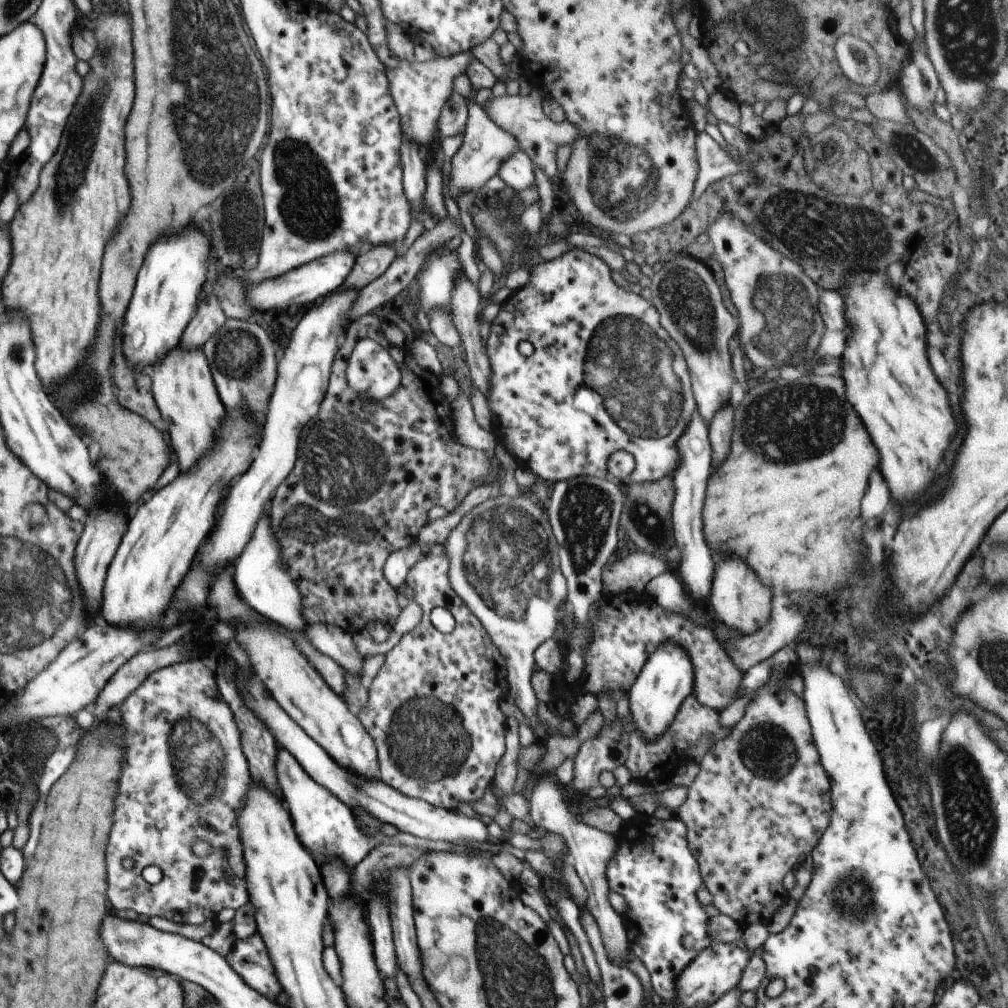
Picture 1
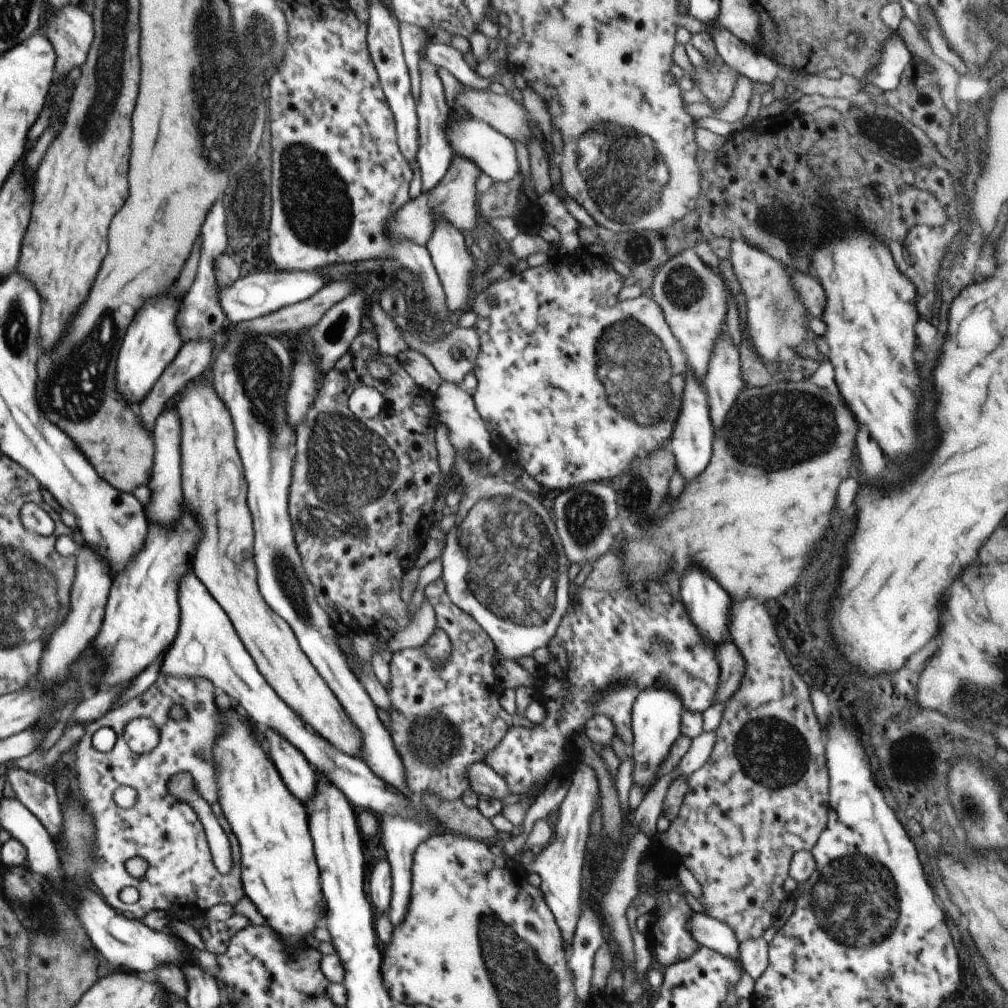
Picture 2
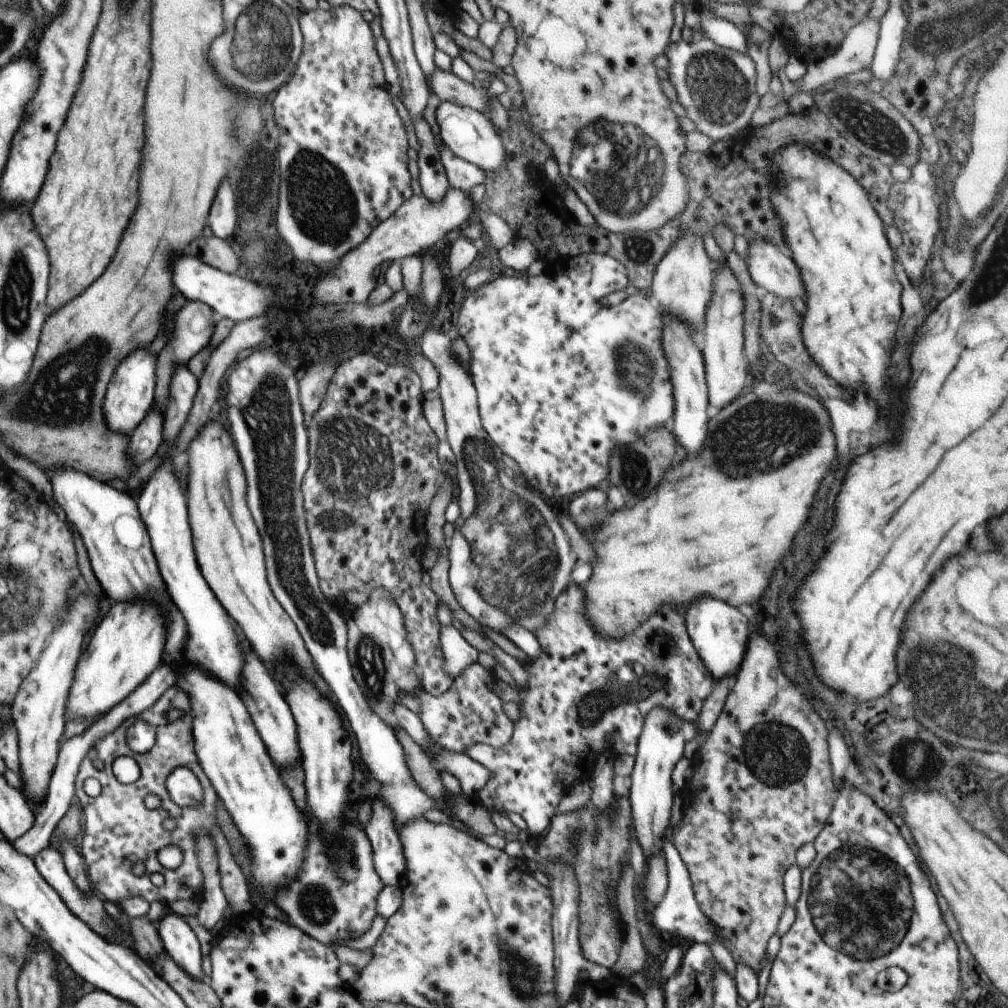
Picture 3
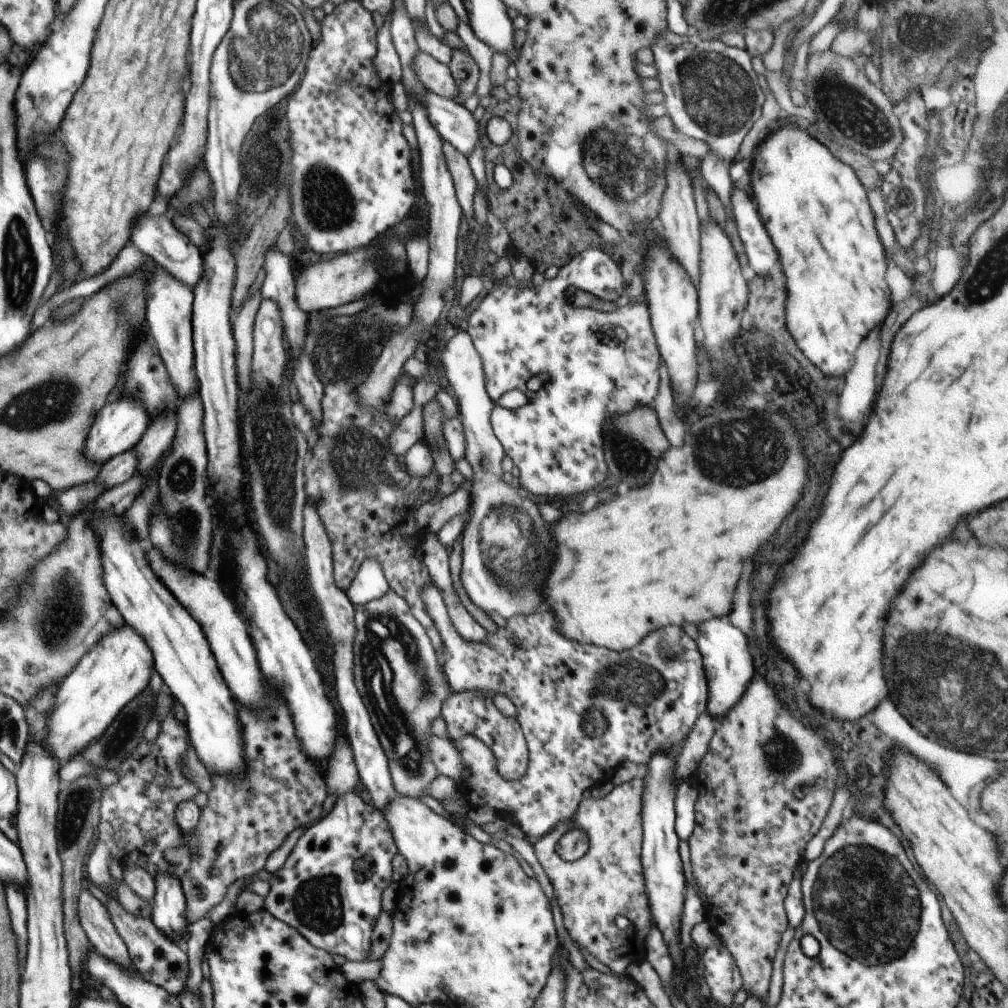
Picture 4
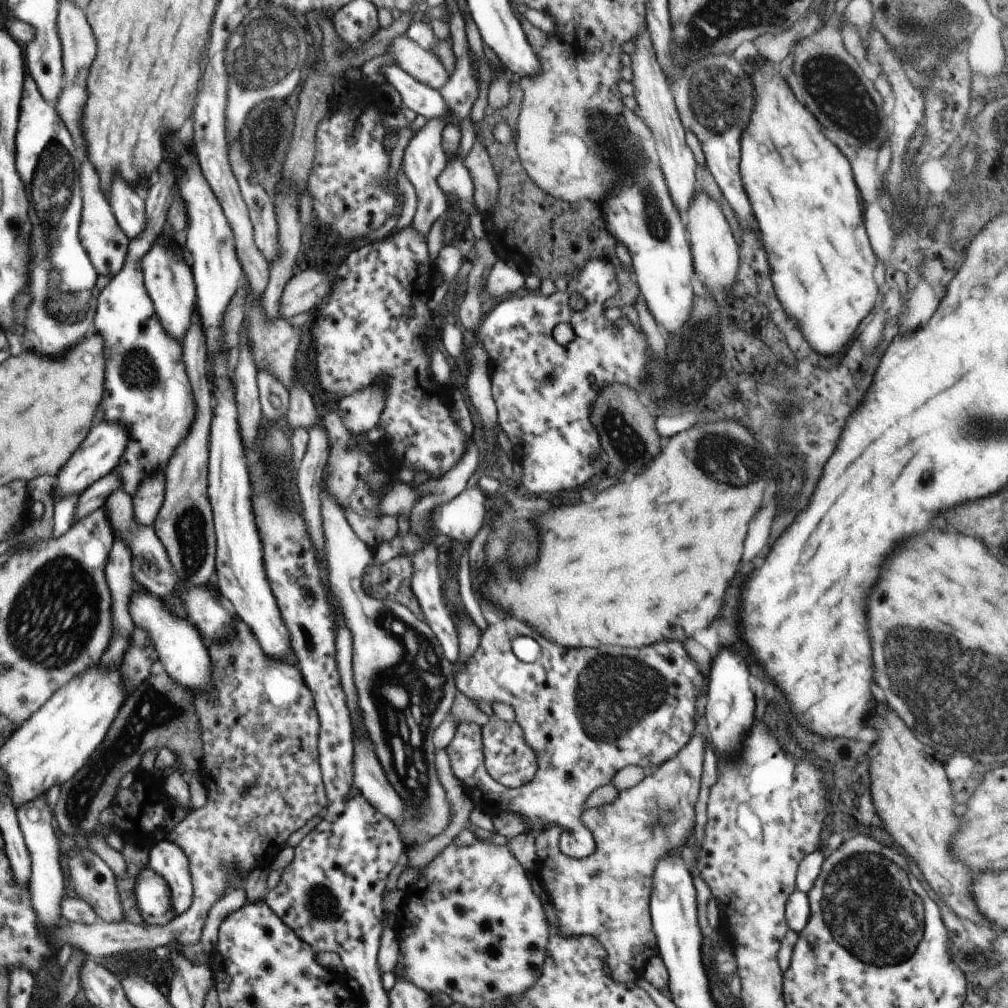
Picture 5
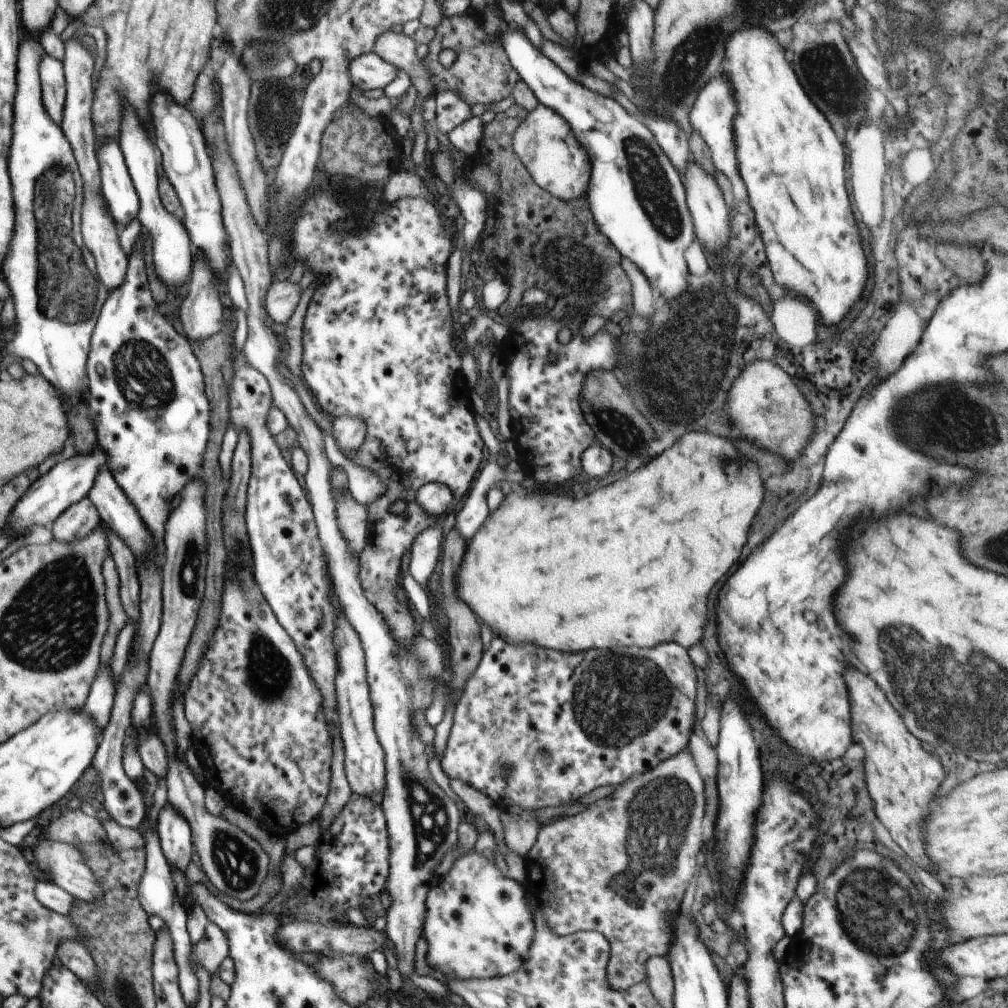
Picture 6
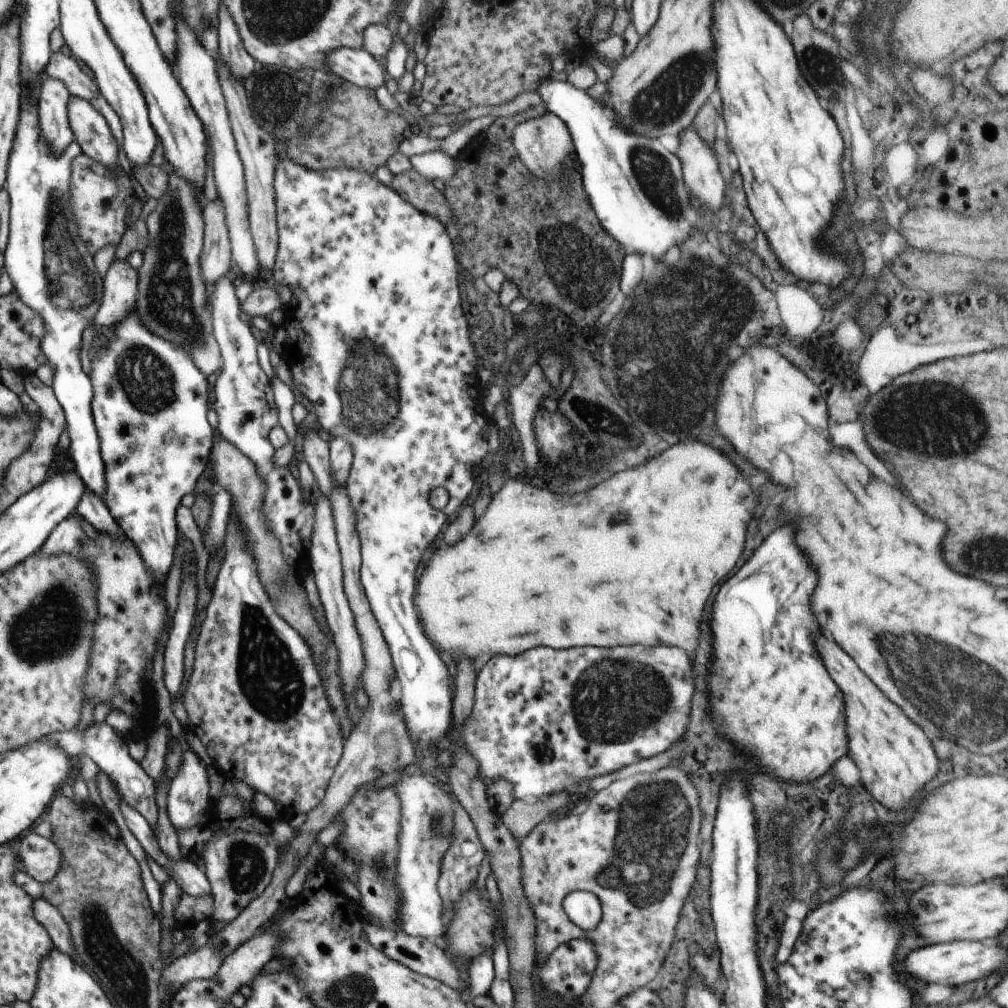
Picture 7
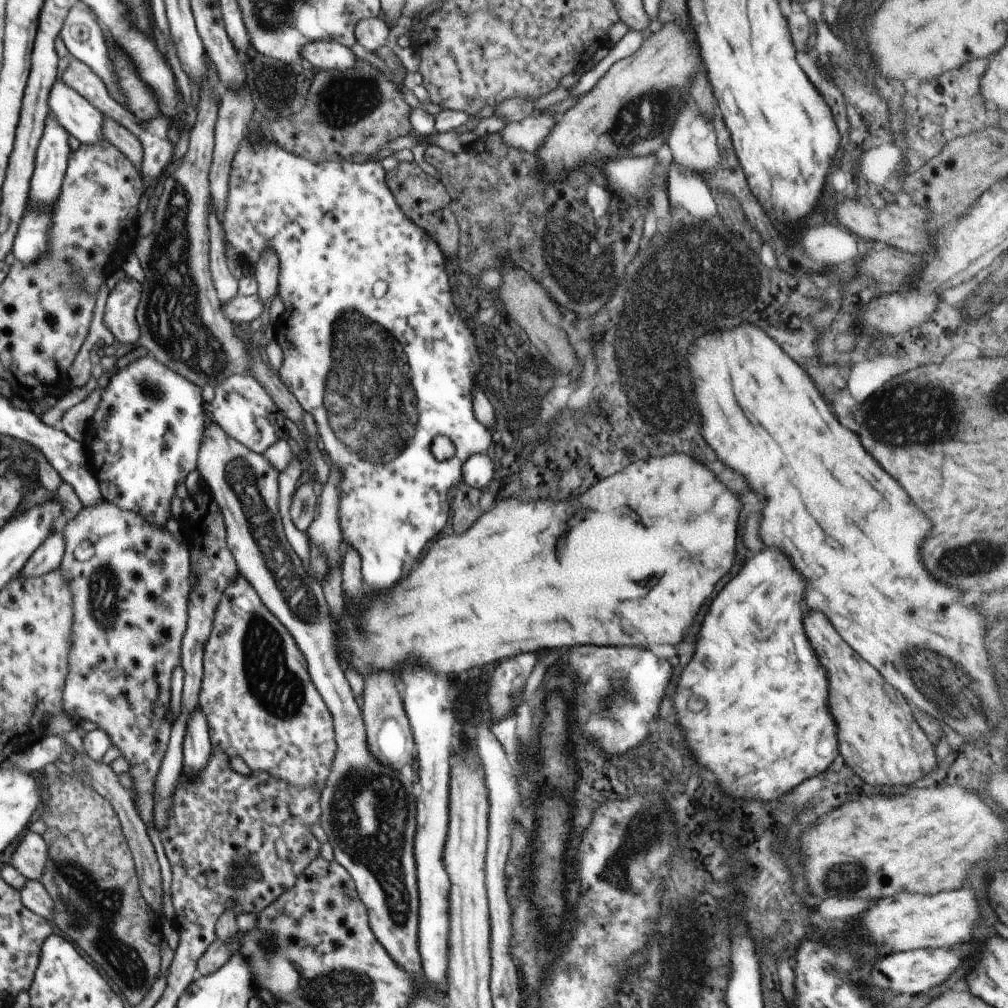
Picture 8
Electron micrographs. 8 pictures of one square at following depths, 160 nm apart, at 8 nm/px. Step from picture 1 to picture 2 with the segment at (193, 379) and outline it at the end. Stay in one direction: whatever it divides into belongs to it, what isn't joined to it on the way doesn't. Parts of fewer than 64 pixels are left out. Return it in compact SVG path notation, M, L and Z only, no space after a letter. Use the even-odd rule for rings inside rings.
M200 376L198 382L194 380L188 384L186 394L182 396L182 402L178 402L175 409L178 410L178 414L182 418L184 502L190 508L190 512L196 516L196 520L200 520L200 528L202 528L202 540L196 548L192 570L196 572L198 580L210 590L210 594L218 600L218 604L224 608L224 612L232 620L240 640L244 642L246 650L254 658L260 674L268 680L268 684L272 686L274 692L316 734L326 738L330 744L334 744L334 747L343 753L360 758L362 737L359 728L350 720L340 701L334 696L332 689L324 682L320 673L304 654L292 627L269 608L264 597L260 596L260 590L256 588L257 566L253 562L255 530L253 529L250 509L246 506L246 480L242 474L242 462L238 458L236 446L234 446L234 426L232 426L232 418L228 414L228 408L216 396L211 384L207 380L204 382L204 376Z

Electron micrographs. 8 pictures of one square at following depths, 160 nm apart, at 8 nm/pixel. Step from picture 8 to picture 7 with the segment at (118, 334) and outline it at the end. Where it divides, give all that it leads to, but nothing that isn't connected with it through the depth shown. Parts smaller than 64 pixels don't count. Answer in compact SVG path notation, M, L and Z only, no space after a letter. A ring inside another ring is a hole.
M114 260L103 279L102 304L93 318L93 326L110 331L114 324L124 320L135 309L137 270L125 260Z

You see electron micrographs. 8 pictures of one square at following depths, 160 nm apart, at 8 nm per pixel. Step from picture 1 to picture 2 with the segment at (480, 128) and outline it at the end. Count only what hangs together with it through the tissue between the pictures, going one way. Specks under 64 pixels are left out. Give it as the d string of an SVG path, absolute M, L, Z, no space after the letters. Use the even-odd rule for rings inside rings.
M454 155L446 176L443 176L443 179L434 188L410 199L391 216L390 222L387 224L389 236L394 241L410 241L425 247L440 220L449 222L459 231L468 230L474 232L475 235L479 234L475 230L476 216L478 216L475 182L480 173L482 173L481 170L471 160Z

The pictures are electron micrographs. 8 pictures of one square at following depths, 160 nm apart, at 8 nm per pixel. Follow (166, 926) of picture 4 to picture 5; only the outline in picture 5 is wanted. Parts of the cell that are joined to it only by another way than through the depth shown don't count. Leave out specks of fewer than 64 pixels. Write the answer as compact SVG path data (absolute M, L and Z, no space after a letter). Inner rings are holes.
M166 838L150 846L150 849L148 866L167 880L175 913L186 912L193 901L188 857L178 844Z

